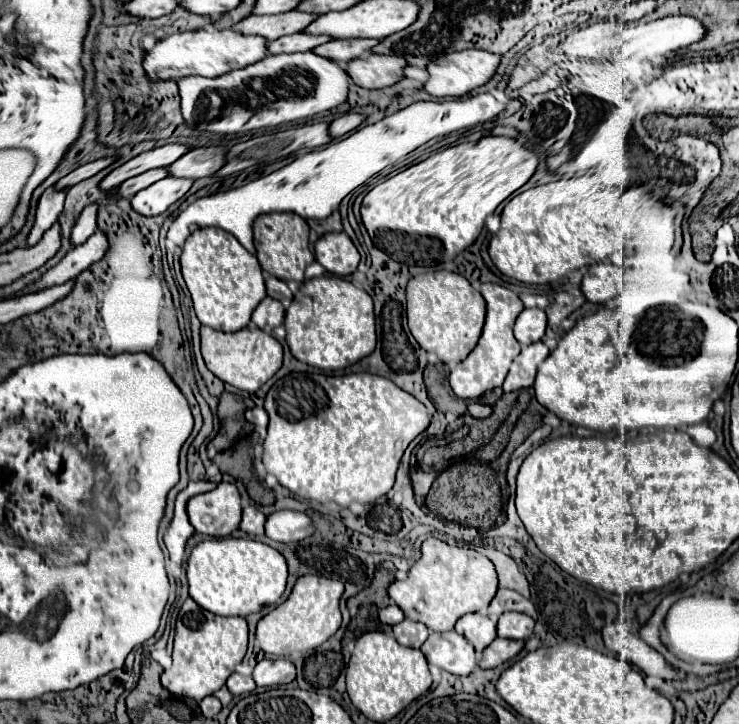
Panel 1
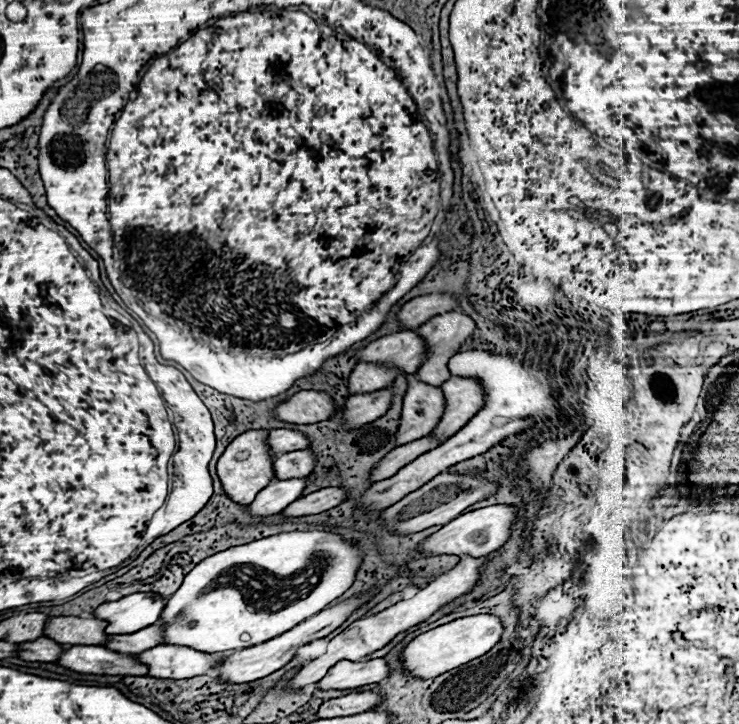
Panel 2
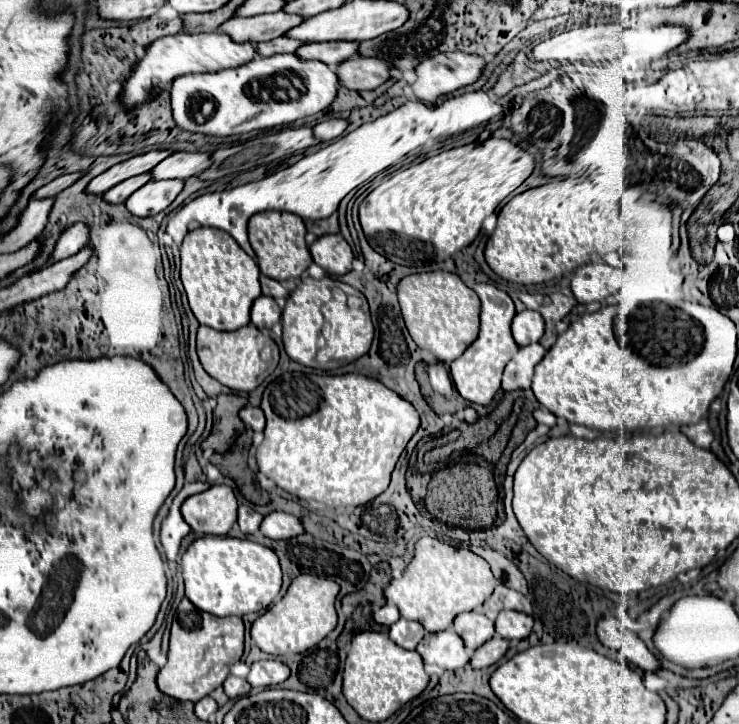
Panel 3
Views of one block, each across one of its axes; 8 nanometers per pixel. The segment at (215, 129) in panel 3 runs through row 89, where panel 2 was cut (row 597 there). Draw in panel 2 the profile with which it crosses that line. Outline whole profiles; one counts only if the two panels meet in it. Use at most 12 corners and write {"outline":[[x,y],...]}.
{"outline":[[326,530],[208,556],[160,616],[166,644],[250,648],[352,586]]}

